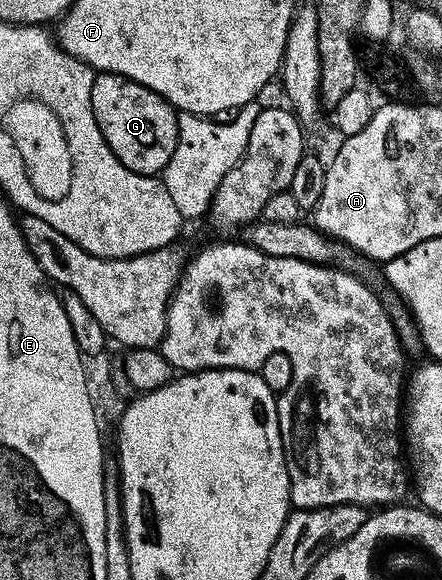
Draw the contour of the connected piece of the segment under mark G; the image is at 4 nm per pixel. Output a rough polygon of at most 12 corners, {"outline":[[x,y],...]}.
{"outline":[[98,73],[92,113],[137,175],[165,171],[178,115],[122,75]]}

